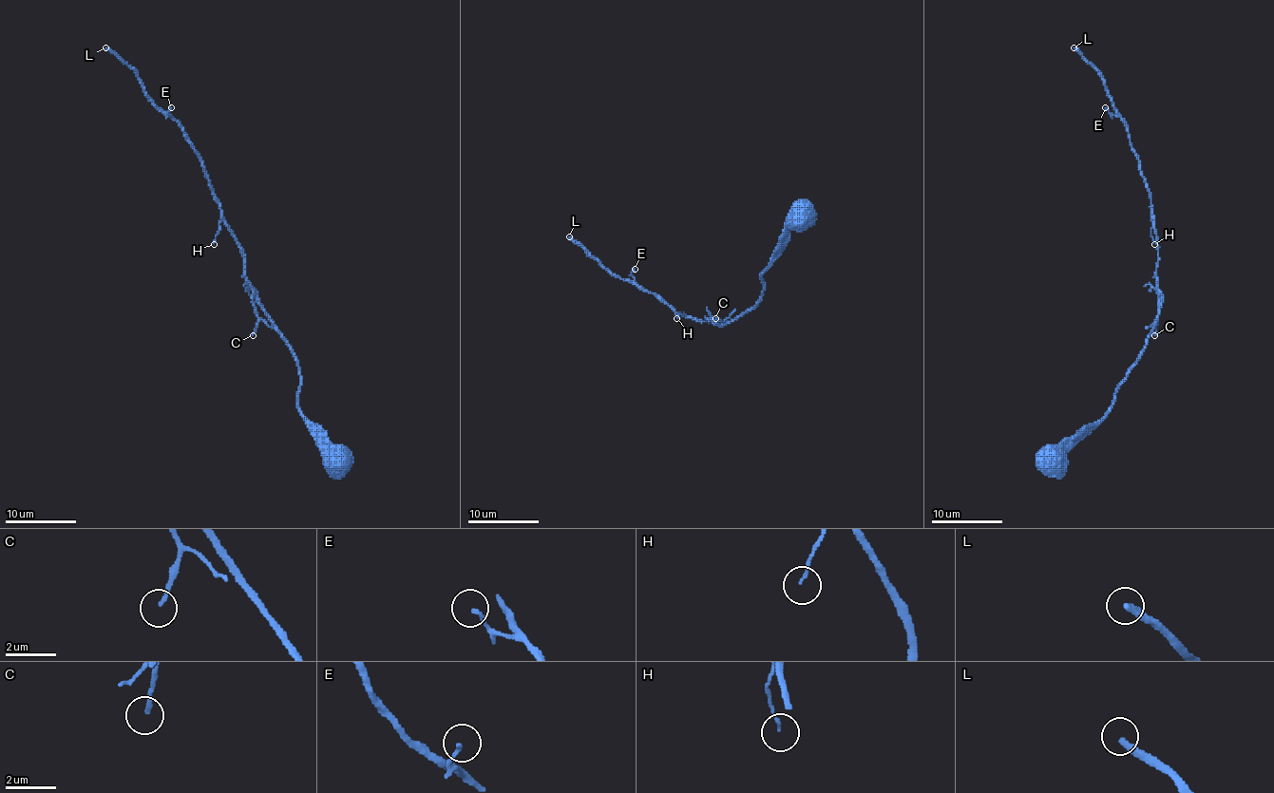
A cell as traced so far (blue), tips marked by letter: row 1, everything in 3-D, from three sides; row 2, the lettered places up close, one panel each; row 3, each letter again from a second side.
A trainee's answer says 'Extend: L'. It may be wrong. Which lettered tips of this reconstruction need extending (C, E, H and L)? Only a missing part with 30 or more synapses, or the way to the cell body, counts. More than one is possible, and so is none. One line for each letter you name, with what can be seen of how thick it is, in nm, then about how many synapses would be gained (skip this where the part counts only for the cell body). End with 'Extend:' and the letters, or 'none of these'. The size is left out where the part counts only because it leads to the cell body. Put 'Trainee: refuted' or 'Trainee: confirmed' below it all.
L: calibre 280 nm; 600 synapses
Extend: L
Trainee: confirmed

